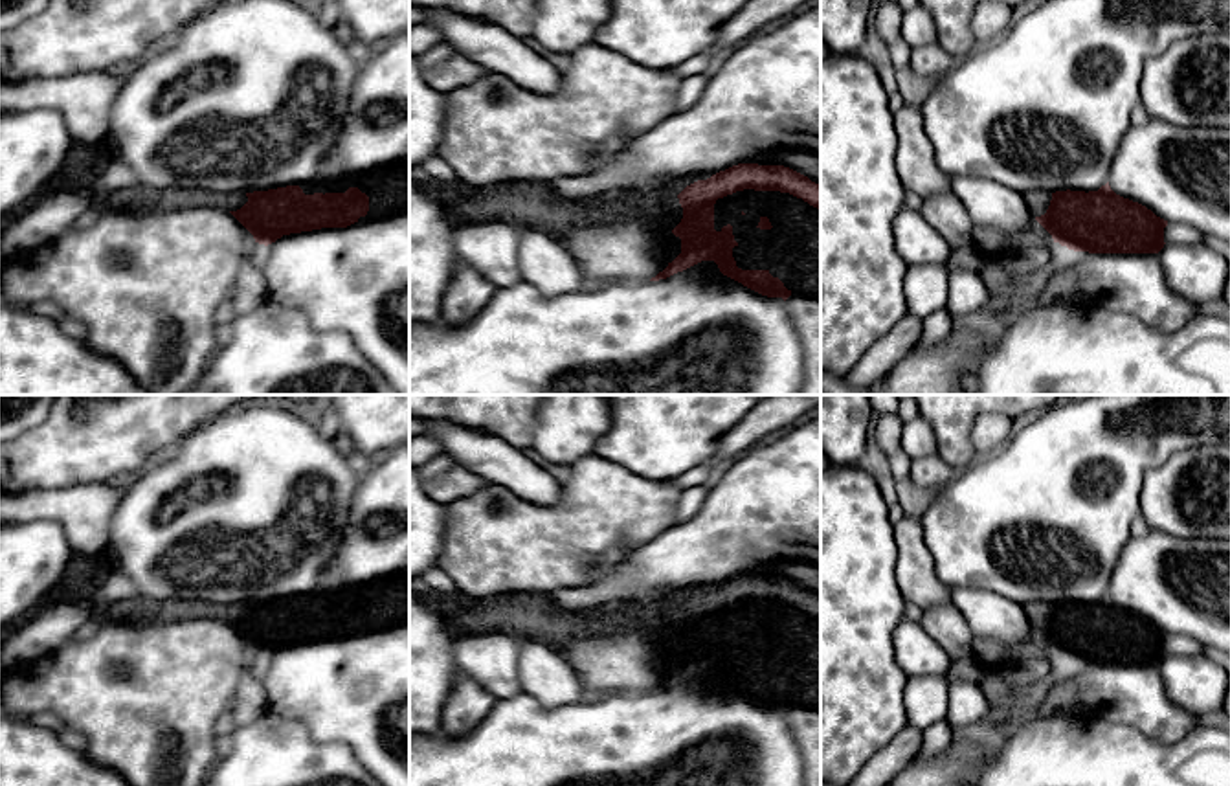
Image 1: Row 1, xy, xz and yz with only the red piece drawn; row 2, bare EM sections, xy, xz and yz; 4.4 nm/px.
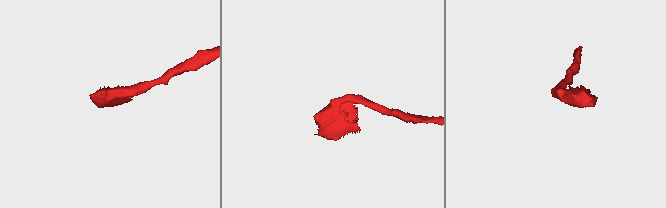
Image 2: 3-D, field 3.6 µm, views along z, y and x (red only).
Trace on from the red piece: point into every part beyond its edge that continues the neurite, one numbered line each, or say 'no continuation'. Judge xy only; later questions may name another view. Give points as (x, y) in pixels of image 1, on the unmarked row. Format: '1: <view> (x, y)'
1: xy (327, 595)
2: xy (136, 610)

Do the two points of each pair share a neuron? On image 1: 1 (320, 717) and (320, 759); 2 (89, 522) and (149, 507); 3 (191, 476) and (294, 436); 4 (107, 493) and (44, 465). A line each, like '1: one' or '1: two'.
1: two
2: two
3: one
4: two

